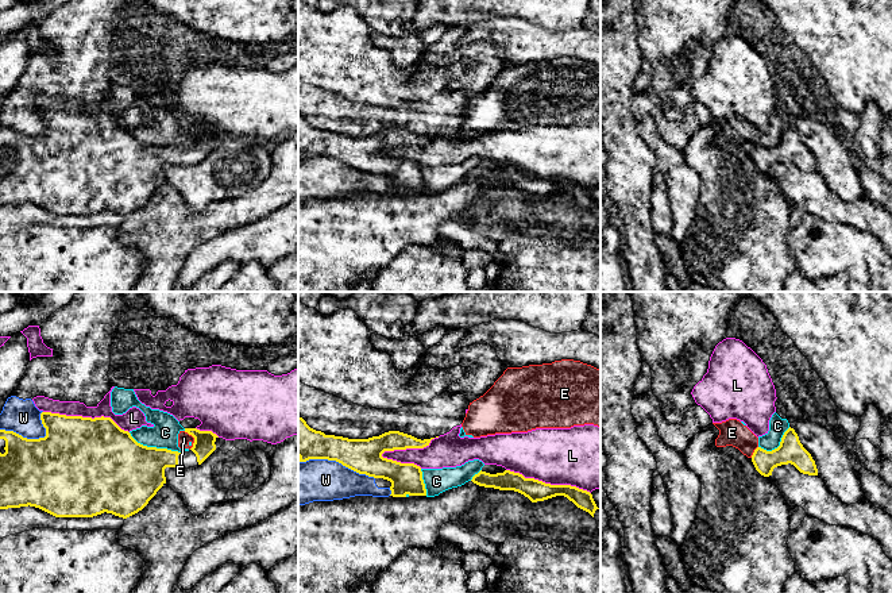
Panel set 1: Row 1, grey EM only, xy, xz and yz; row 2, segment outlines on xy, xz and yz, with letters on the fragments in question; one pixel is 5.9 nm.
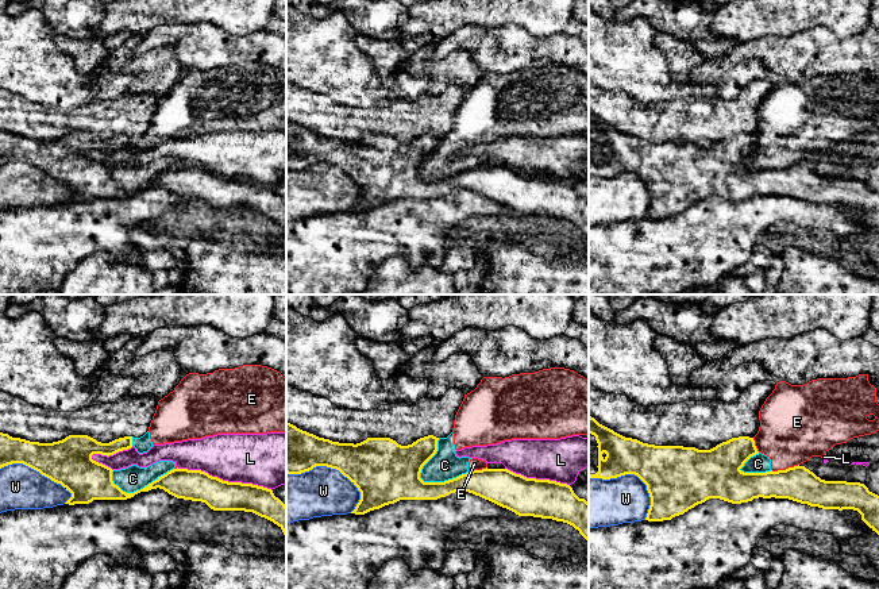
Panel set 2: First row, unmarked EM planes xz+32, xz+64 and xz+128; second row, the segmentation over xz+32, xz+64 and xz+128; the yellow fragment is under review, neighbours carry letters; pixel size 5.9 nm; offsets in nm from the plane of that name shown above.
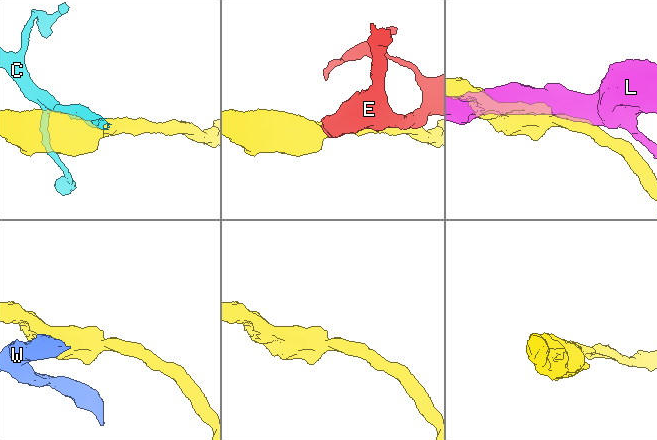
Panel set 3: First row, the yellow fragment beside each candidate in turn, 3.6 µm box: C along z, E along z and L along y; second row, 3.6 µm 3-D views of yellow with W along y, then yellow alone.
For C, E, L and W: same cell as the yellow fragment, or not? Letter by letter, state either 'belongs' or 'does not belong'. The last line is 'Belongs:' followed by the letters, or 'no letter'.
C: does not belong
E: does not belong
L: does not belong
W: does not belong
Belongs: no letter

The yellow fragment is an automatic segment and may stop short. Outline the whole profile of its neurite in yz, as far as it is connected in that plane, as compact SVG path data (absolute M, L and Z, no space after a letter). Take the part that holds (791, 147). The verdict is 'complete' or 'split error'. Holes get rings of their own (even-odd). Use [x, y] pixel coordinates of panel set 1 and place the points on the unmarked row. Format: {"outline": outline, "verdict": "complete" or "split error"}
{"outline": "M791 124L784 130L777 146L766 149L757 145L752 153L752 159L764 174L772 173L775 165L788 161L793 162L803 172L818 173L815 158Z", "verdict": "complete"}

